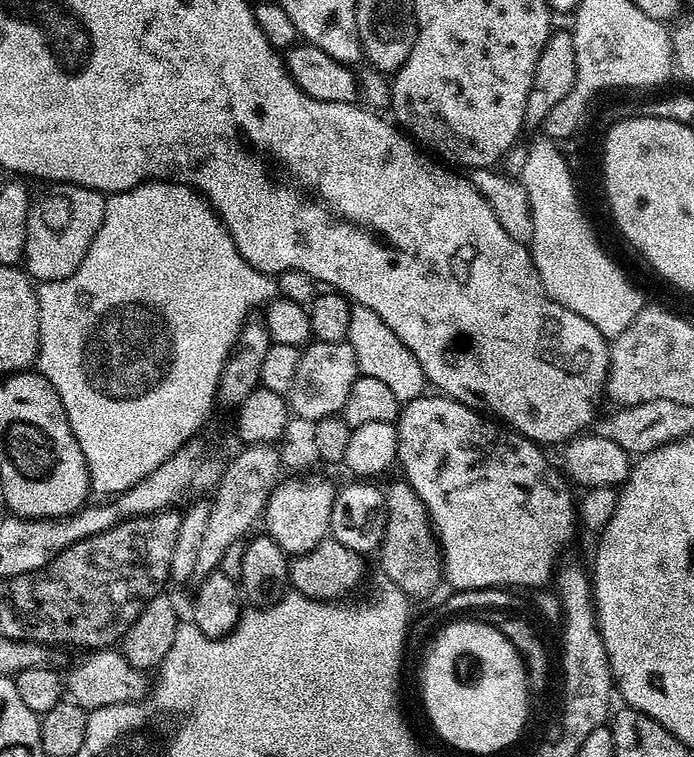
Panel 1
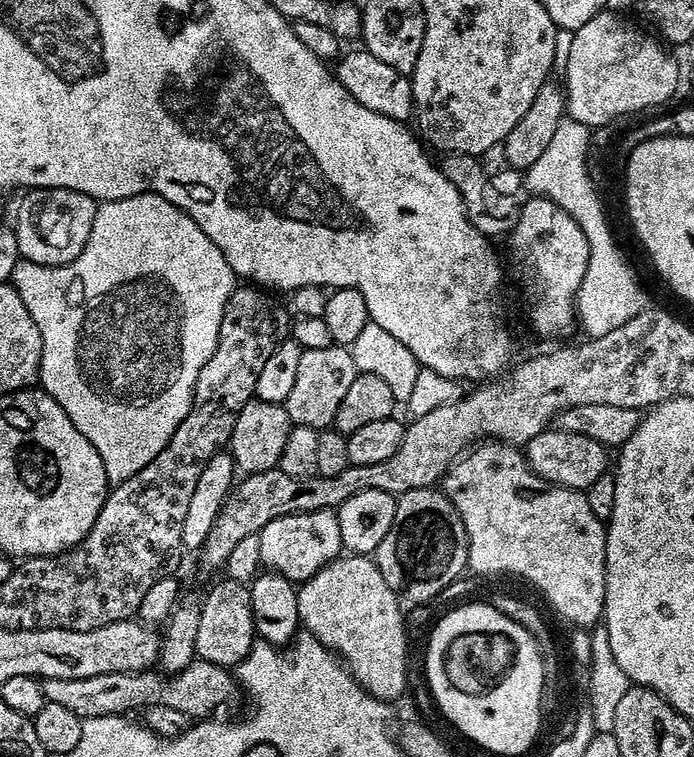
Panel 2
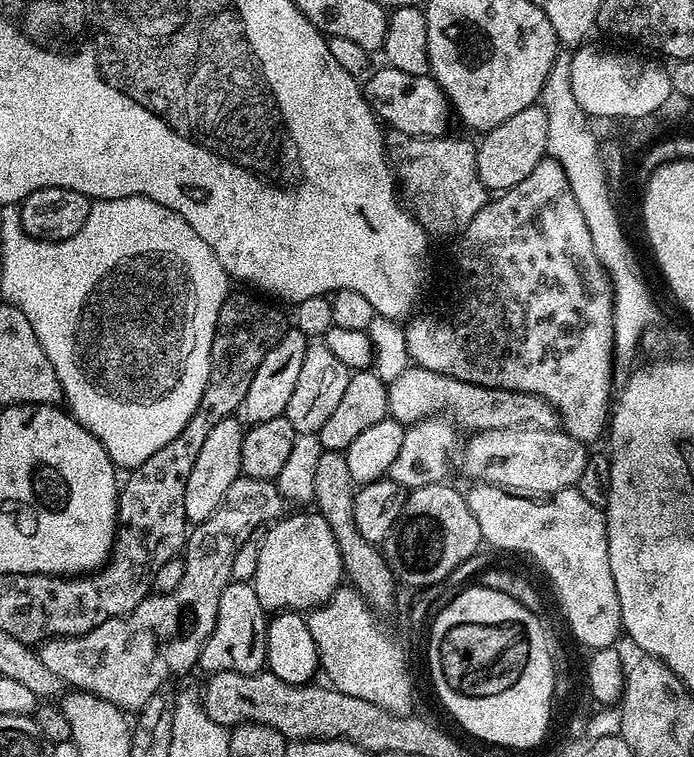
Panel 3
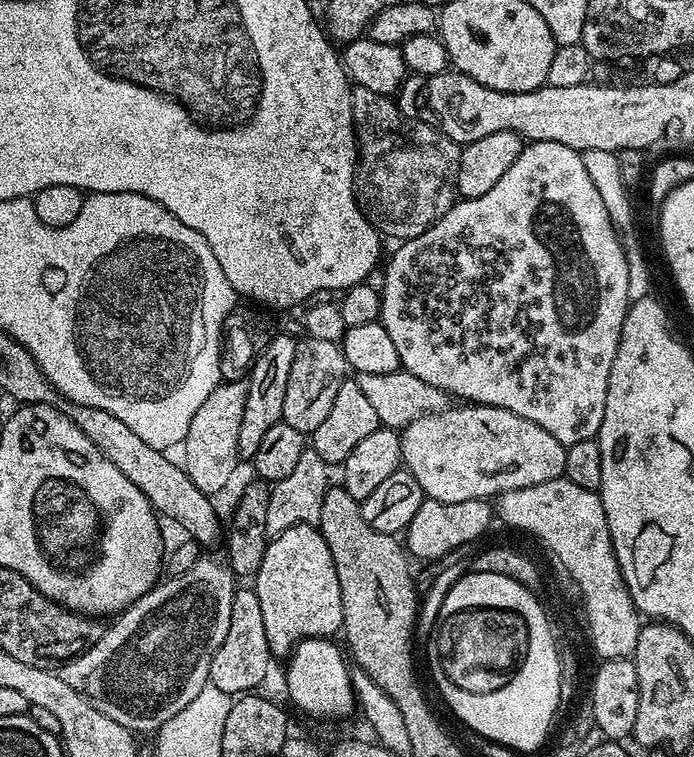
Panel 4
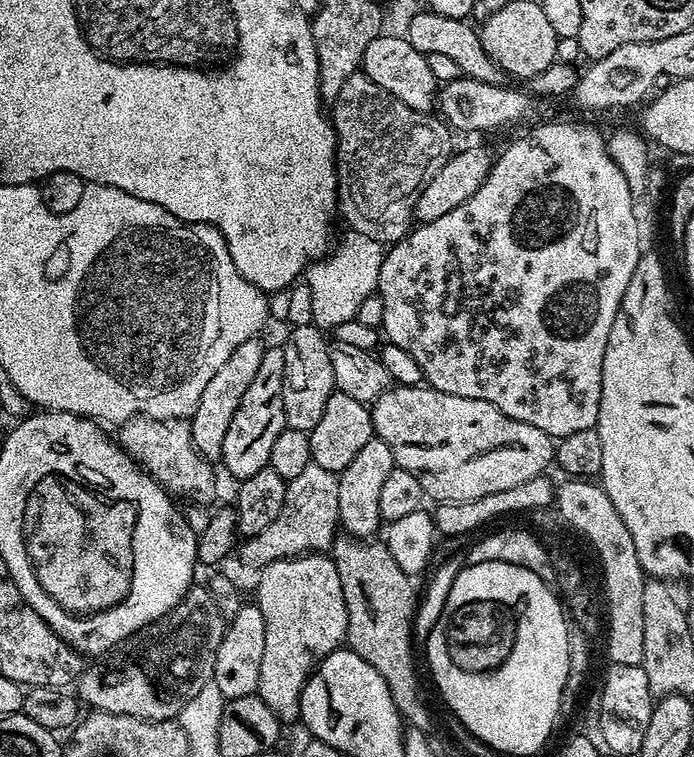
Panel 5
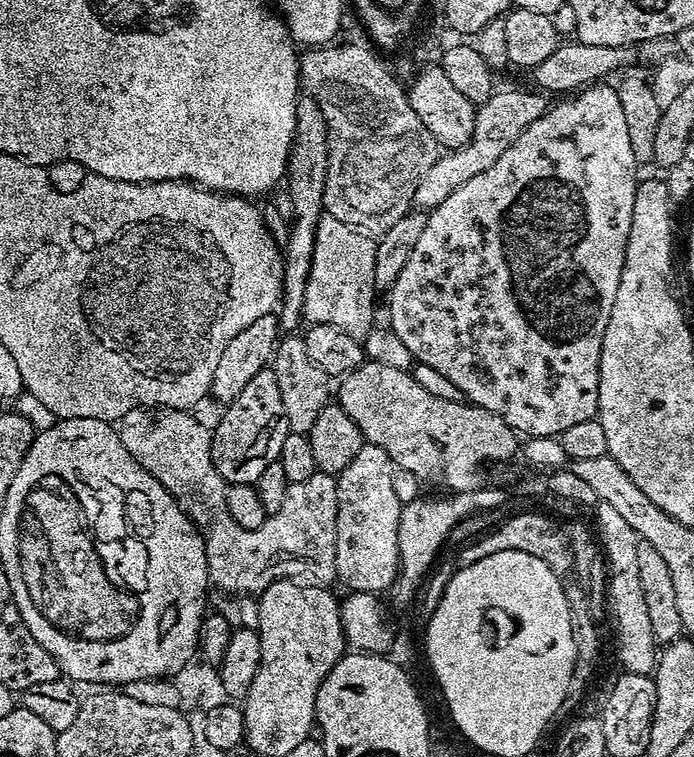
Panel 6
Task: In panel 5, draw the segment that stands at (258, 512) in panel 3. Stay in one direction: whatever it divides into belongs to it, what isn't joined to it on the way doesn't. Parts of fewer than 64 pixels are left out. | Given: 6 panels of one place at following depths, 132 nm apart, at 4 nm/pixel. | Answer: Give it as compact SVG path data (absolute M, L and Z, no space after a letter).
M193 586L165 616L146 625L128 639L120 641L107 659L100 662L105 664L100 664L97 668L85 667L74 685L75 691L89 709L97 712L126 714L130 718L143 720L176 720L184 703L197 699L203 693L200 691L212 684L214 658L222 642L225 623L216 599L207 587Z

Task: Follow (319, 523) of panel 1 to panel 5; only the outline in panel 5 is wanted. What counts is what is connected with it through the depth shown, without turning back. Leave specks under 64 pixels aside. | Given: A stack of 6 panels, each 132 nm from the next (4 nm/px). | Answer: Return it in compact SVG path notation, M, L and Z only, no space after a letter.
M305 554L270 562L265 568L259 569L258 576L260 581L256 584L254 603L262 610L262 618L266 618L266 651L262 653L262 670L258 674L256 691L260 700L270 706L270 710L280 721L296 722L300 720L300 695L308 677L315 672L320 661L345 643L348 634L348 615L346 598L342 598L342 582L338 578L336 564L328 554Z

